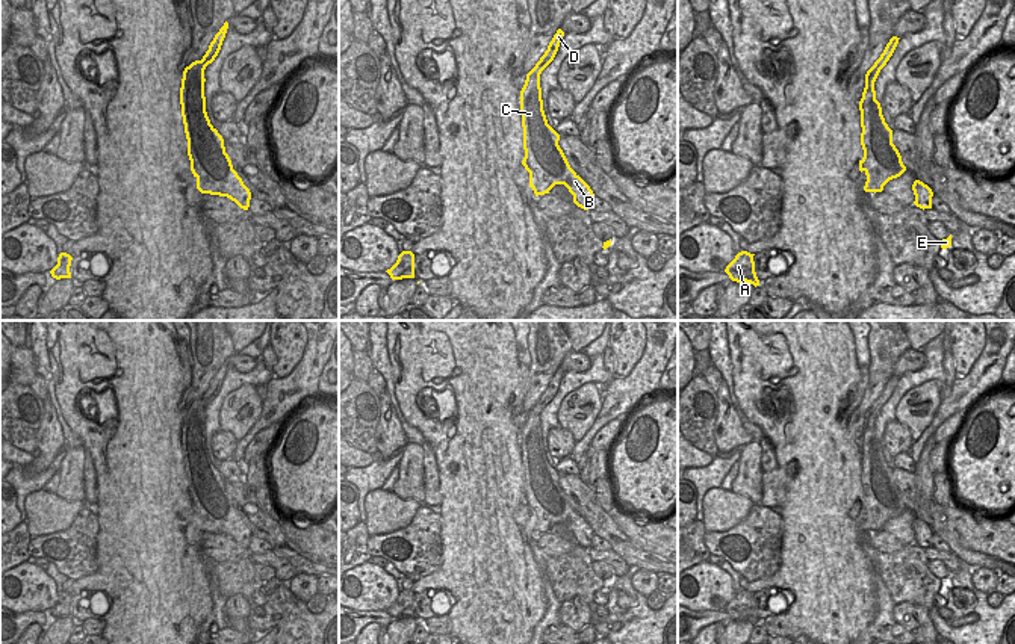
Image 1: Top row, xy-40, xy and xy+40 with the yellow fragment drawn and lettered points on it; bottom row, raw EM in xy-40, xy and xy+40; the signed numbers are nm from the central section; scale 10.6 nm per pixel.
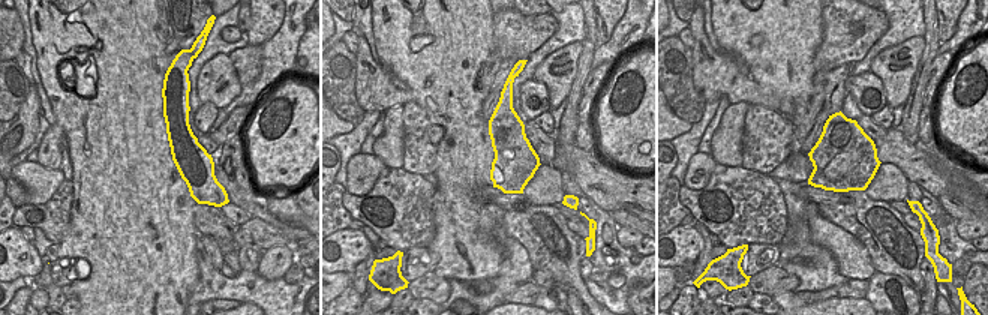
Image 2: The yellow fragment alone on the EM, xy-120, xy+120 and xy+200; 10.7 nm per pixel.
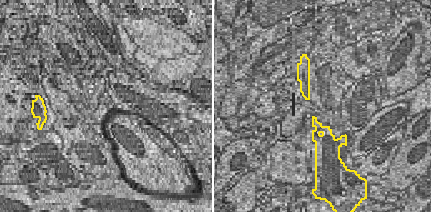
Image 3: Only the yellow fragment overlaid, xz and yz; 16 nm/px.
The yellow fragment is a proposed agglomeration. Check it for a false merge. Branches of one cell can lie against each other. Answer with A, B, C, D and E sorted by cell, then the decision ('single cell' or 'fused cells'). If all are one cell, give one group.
A B C E / D | fused cells

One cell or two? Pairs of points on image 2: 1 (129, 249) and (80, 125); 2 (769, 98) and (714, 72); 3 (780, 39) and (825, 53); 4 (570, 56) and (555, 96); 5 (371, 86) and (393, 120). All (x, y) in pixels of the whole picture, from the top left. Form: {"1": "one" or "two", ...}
{"1": "one", "2": "one", "3": "two", "4": "one", "5": "two"}

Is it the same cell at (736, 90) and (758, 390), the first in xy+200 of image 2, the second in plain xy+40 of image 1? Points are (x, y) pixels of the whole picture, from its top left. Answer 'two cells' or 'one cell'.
two cells

